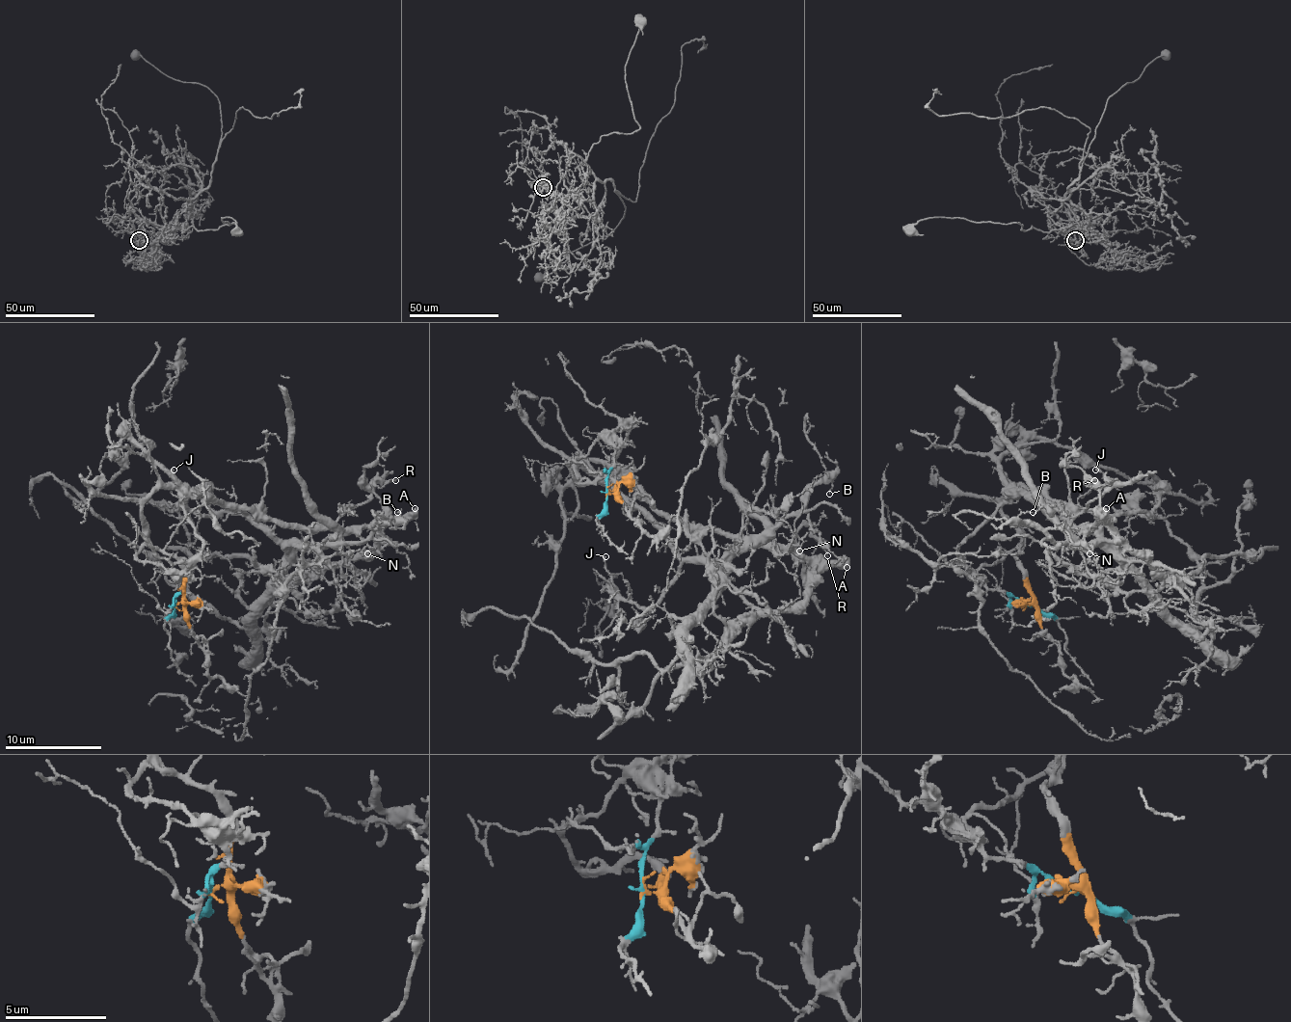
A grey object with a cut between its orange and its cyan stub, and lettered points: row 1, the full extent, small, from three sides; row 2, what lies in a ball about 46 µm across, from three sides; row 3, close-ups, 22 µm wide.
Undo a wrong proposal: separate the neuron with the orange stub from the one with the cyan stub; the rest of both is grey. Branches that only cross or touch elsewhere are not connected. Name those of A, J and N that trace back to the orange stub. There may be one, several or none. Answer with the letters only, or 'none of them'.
J

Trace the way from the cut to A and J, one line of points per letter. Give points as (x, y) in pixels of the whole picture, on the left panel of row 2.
A: (176, 605), (179, 576), (201, 539), (182, 503), (189, 498), (213, 496), (291, 524), (366, 527), (415, 508)
J: (176, 605), (184, 569), (150, 542), (146, 500), (199, 489), (248, 518), (199, 515), (174, 469)

